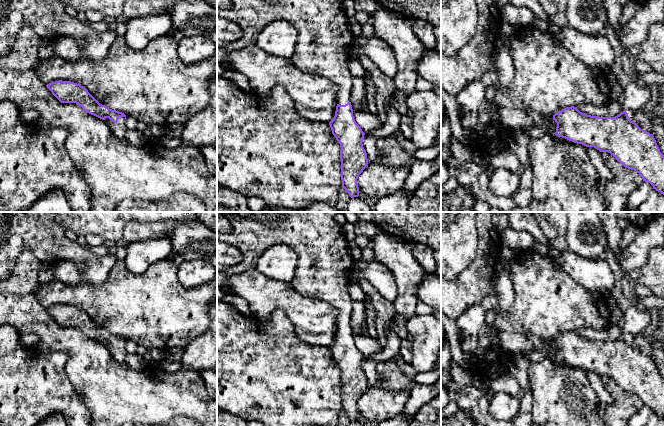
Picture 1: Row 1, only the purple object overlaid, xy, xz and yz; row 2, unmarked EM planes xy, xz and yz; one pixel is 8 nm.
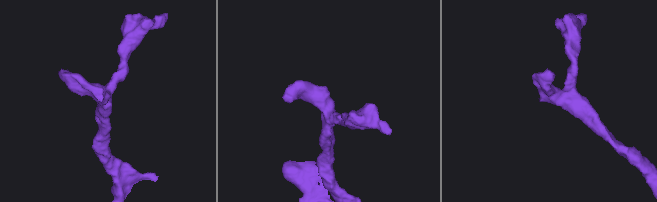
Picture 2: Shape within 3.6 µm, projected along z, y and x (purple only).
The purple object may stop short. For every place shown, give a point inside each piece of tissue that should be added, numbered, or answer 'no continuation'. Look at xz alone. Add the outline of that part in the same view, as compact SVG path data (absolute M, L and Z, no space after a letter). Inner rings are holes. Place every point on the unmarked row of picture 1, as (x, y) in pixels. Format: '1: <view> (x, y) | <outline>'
1: xz (324, 268) | M217 212L227 218L234 227L231 234L217 231L217 241L222 241L236 247L243 254L243 262L226 270L217 271L217 287L227 295L233 295L228 290L229 278L236 274L256 268L260 255L271 245L285 243L297 254L297 268L295 271L294 289L302 296L307 296L328 302L338 309L337 328L345 329L350 326L353 301L350 299L348 287L351 281L354 259L349 253L350 243L346 240L343 226L335 220L338 212Z

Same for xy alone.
1: xy (119, 353) | M119 341L118 346L114 347L109 342L105 342L107 348L110 351L112 357L119 363L125 362L125 358L127 356L127 350L125 348L125 341Z

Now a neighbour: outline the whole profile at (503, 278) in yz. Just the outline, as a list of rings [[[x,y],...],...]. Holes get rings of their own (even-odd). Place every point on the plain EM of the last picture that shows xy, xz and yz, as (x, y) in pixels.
[[[503,245],[500,259],[494,272],[494,280],[498,297],[498,307],[495,314],[505,317],[513,306],[515,293],[512,282],[512,273],[505,266],[517,256],[513,248]]]

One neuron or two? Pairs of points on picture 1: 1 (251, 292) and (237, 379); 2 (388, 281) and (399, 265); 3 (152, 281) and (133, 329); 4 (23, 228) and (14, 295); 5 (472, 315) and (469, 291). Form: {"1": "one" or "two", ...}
{"1": "two", "2": "two", "3": "one", "4": "two", "5": "two"}

